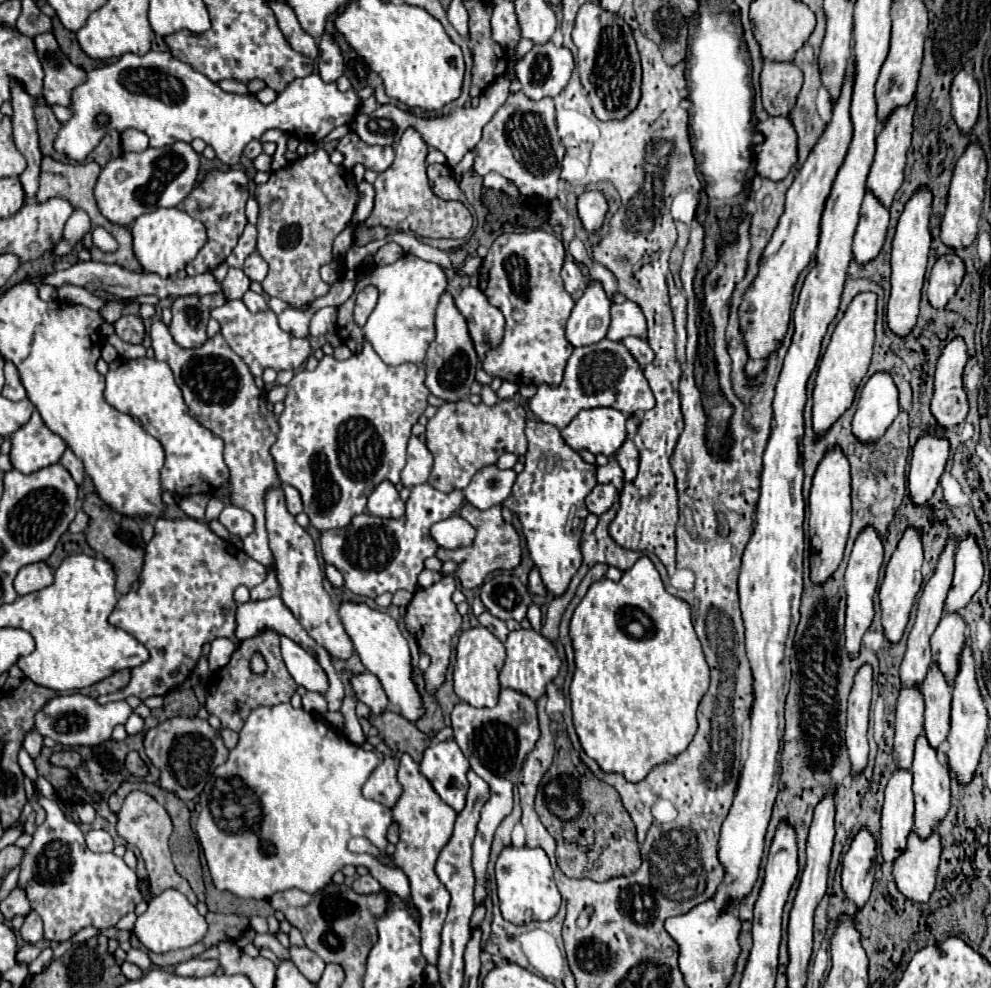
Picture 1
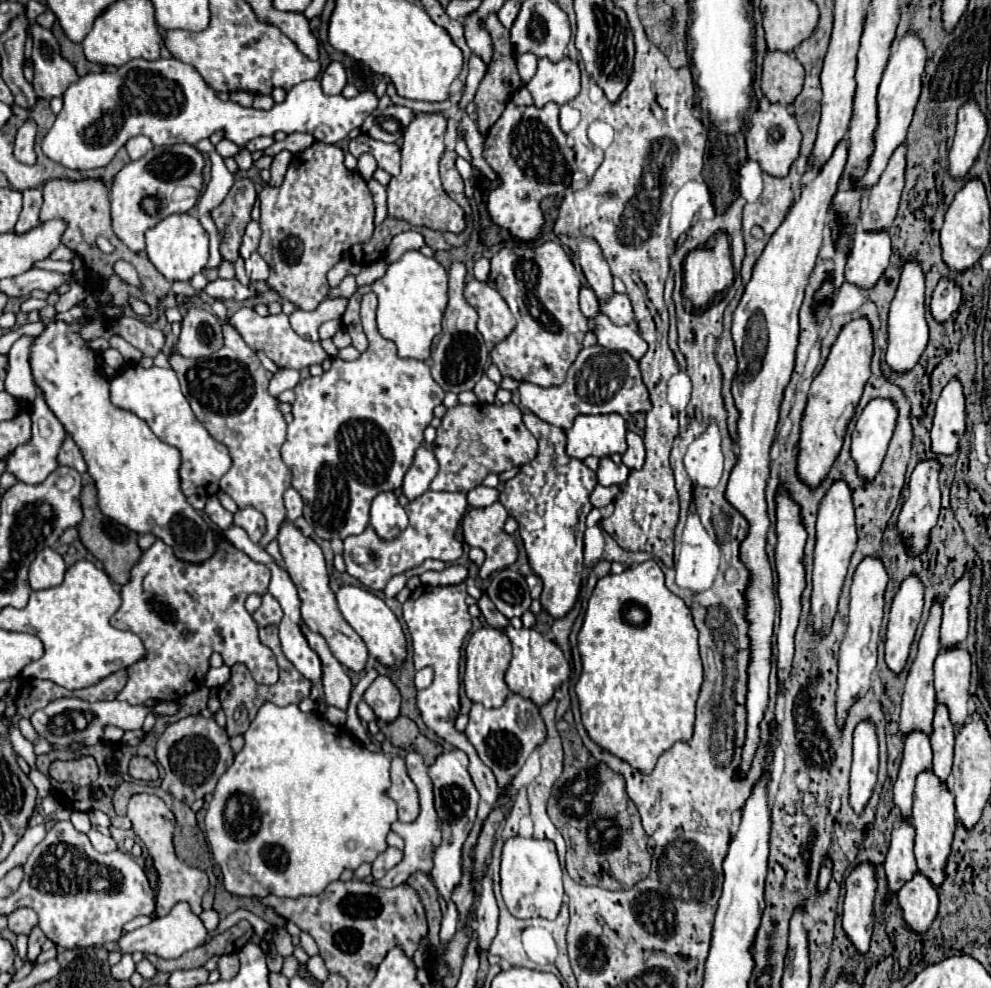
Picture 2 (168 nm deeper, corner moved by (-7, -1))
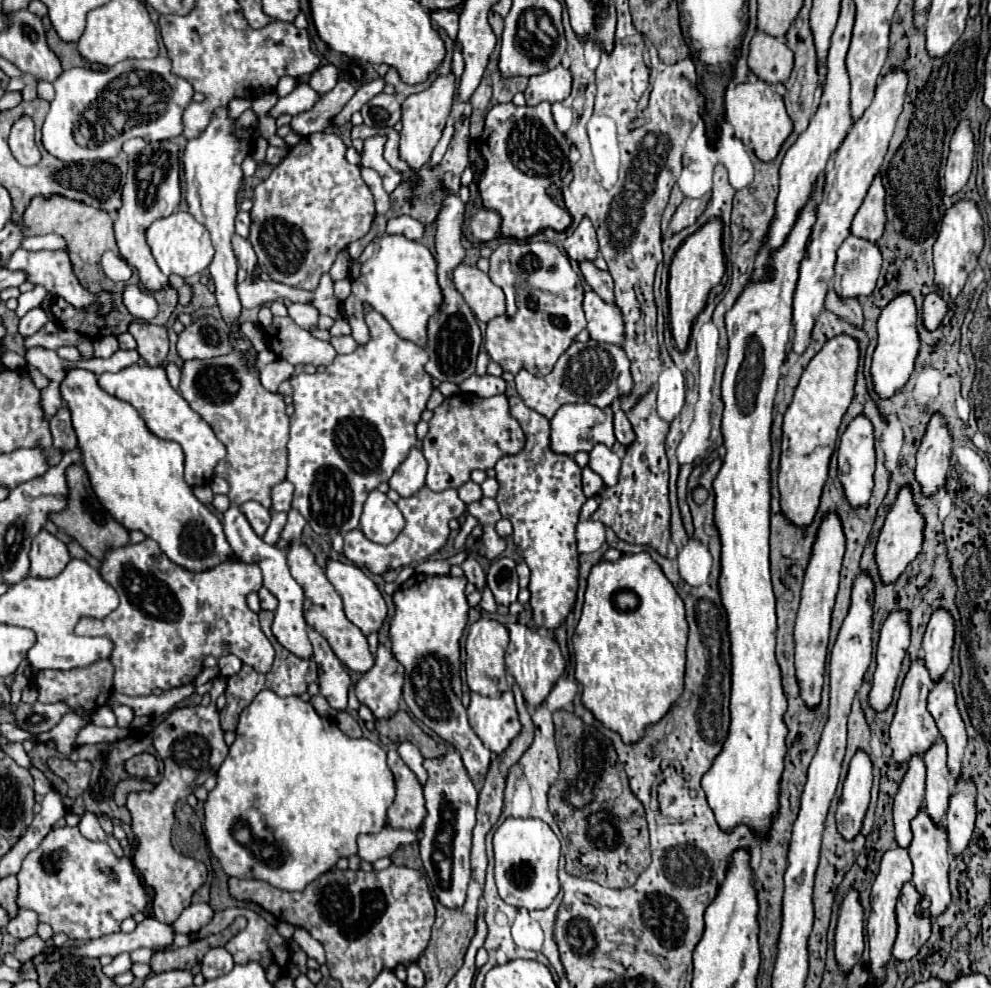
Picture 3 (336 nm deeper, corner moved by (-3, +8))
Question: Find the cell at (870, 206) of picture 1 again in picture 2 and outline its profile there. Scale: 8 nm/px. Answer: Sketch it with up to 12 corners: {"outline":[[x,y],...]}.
{"outline":[[857,230],[845,280],[873,288],[889,266],[887,232]]}

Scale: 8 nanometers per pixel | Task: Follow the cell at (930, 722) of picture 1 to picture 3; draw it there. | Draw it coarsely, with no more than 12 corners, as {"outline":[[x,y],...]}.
{"outline":[[933,743],[925,755],[925,811],[943,821],[953,789],[947,745]]}

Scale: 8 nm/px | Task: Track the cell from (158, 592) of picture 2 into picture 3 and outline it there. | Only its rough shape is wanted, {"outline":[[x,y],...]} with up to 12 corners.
{"outline":[[153,539],[107,551],[121,603],[77,635],[115,643],[113,691],[259,673],[275,649],[245,597],[257,563],[189,573]]}

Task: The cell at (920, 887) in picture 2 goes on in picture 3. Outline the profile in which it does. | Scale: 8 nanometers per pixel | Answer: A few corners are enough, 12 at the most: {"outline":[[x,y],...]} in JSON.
{"outline":[[911,881],[897,899],[897,961],[917,955],[931,935],[931,917],[919,915],[921,895]]}

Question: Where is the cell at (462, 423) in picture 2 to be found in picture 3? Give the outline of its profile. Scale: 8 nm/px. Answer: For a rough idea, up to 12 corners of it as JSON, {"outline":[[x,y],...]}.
{"outline":[[459,393],[433,411],[427,487],[517,455],[525,435],[507,395]]}

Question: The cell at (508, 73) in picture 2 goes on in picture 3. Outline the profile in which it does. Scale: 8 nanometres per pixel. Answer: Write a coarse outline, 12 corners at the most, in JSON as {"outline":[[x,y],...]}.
{"outline":[[489,13],[497,37],[481,85],[471,97],[471,137],[479,137],[487,111],[525,91],[527,79],[499,75],[503,17]]}

